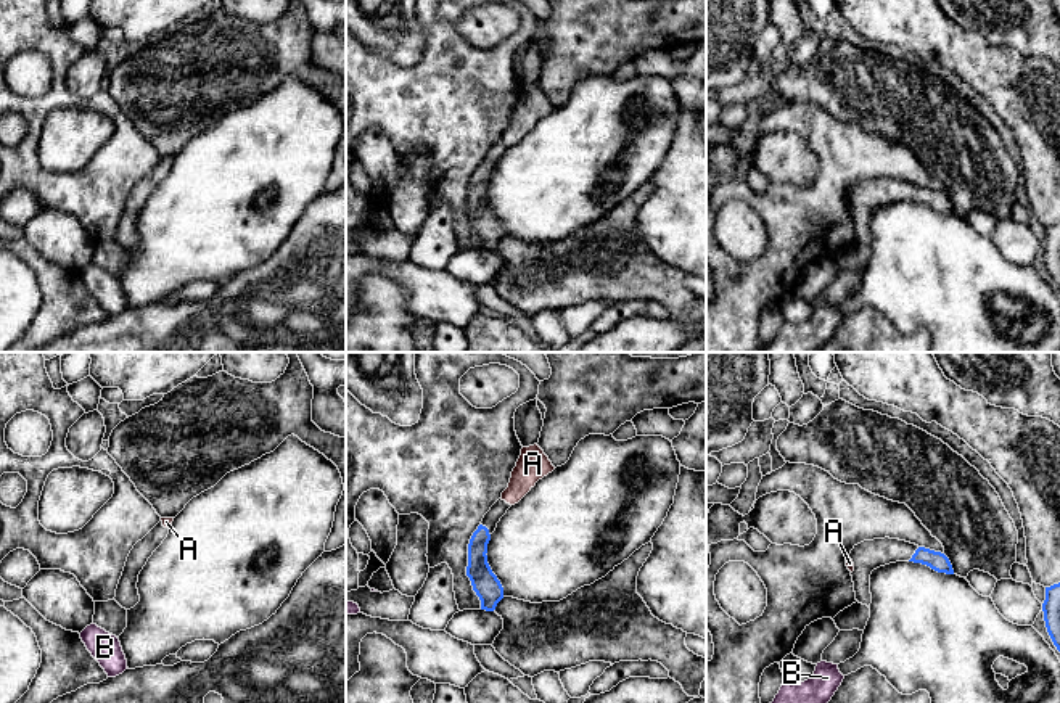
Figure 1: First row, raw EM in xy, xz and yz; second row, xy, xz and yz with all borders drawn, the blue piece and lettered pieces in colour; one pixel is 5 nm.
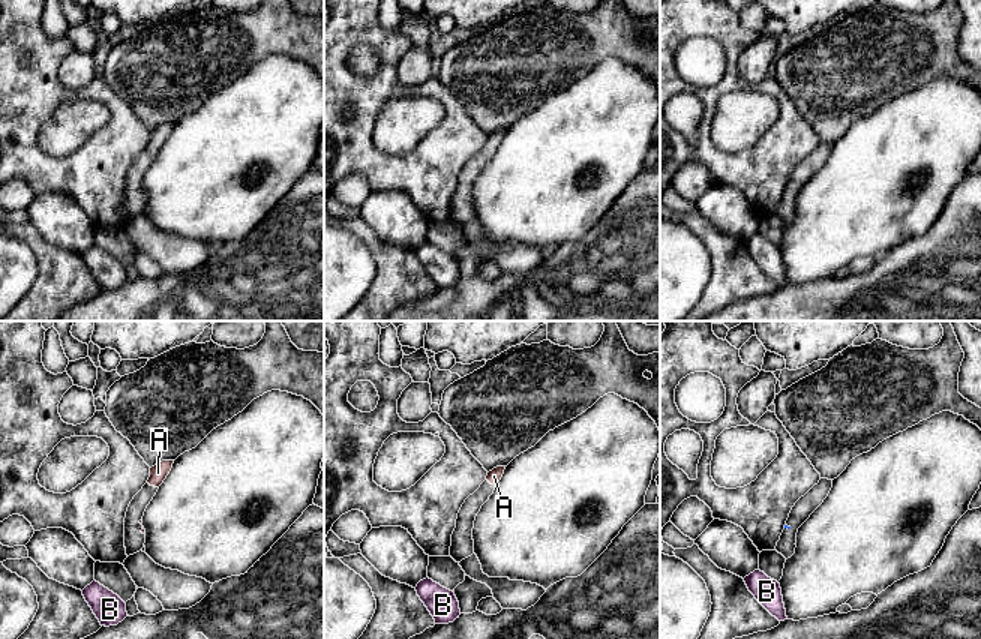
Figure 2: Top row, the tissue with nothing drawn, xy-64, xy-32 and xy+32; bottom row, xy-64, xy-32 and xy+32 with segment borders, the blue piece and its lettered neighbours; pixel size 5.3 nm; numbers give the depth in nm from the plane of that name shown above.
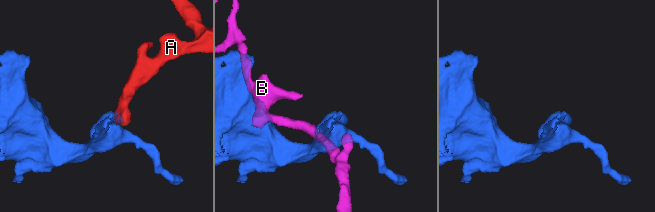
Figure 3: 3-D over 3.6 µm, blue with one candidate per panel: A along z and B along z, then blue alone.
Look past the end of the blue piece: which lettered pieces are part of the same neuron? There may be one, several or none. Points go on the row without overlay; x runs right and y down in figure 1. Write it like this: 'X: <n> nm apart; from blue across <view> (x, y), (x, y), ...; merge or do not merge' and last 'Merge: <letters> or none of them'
A: 160 nm apart; from blue across xz (484, 166), (502, 139); merge
B: 460 nm apart; from blue across xz (467, 214), (377, 230); do not merge
Merge: A

